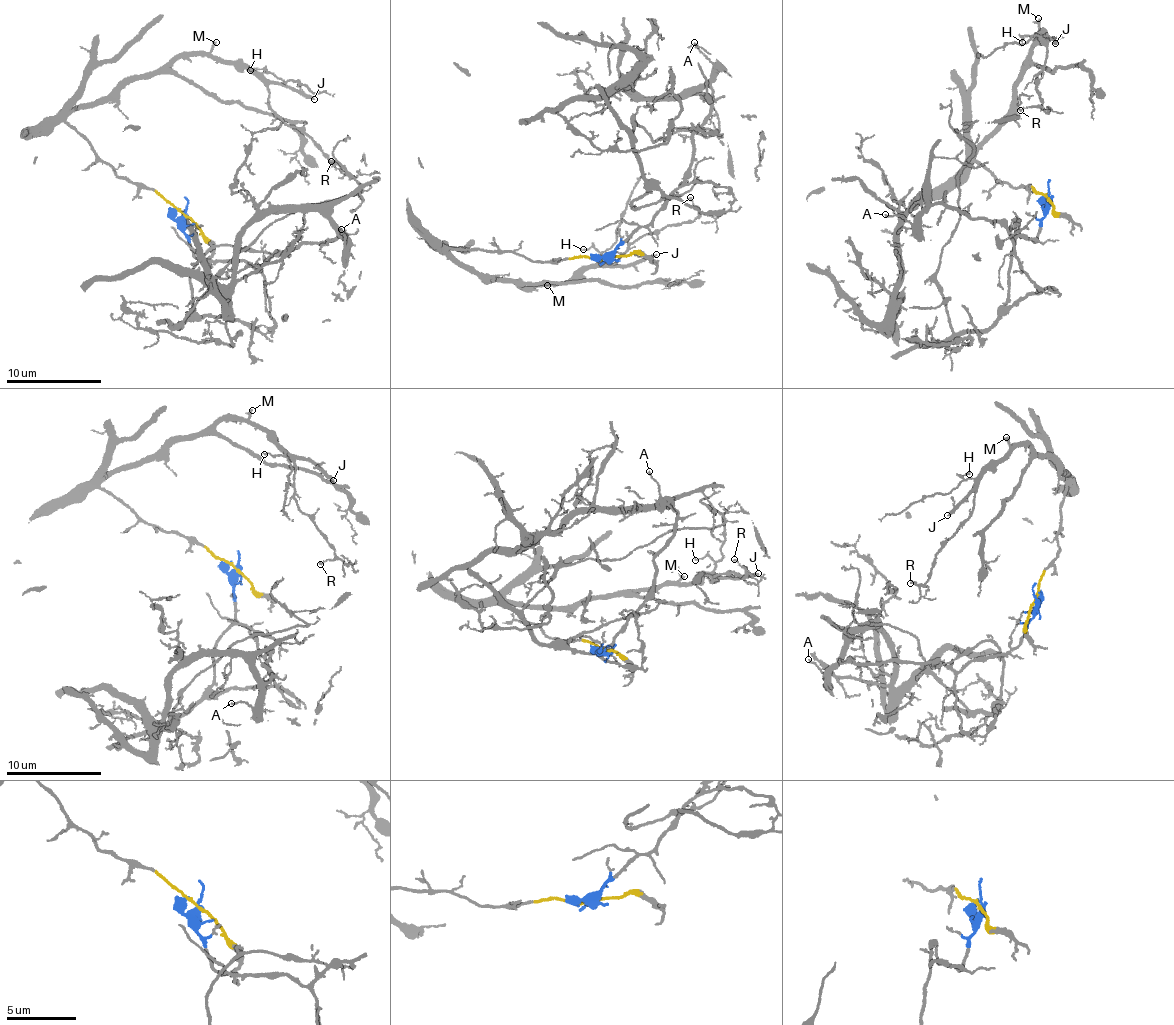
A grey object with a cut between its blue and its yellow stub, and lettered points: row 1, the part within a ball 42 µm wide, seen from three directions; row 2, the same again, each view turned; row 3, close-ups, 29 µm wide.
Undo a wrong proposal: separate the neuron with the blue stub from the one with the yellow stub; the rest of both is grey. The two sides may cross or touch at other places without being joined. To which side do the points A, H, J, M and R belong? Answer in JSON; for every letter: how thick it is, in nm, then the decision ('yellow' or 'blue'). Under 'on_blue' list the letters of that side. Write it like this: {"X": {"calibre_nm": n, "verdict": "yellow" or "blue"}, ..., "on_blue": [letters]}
{"A": {"calibre_nm": 130, "verdict": "blue"}, "H": {"calibre_nm": 110, "verdict": "yellow"}, "J": {"calibre_nm": 260, "verdict": "yellow"}, "M": {"calibre_nm": 200, "verdict": "yellow"}, "R": {"calibre_nm": 130, "verdict": "yellow"}, "on_blue": ["A"]}

